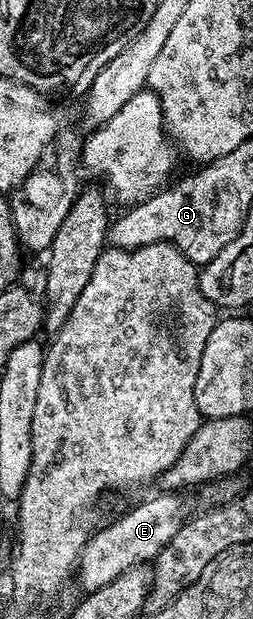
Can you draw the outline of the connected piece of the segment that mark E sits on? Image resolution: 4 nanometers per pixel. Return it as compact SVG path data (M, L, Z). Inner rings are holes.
M179 493L158 494L129 508L120 519L113 520L108 527L101 528L96 535L94 532L88 538L77 568L77 583L84 592L96 591L109 585L109 581L117 581L125 569L150 564L159 556L161 549L173 541L177 529L181 529L185 521L184 496Z

